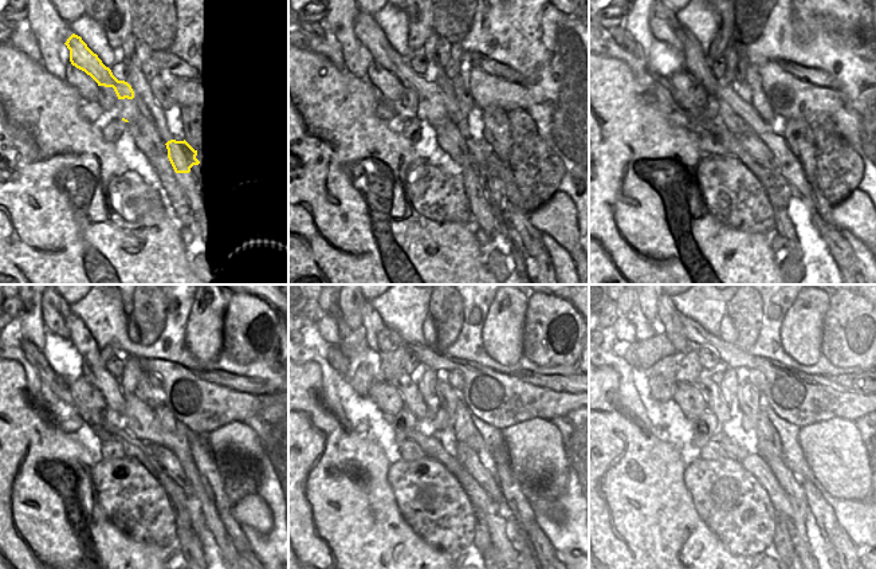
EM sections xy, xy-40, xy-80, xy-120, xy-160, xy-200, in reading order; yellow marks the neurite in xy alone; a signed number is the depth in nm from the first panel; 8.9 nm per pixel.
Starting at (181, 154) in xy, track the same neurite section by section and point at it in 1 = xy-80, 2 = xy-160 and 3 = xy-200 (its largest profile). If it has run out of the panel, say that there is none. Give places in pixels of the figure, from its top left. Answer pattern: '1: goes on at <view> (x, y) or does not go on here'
1: goes on at xy-80 (789, 165)
2: goes on at xy-160 (526, 557)
3: goes on at xy-200 (817, 542)

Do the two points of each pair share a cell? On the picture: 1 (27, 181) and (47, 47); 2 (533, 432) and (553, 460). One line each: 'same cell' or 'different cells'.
1: different cells
2: same cell

